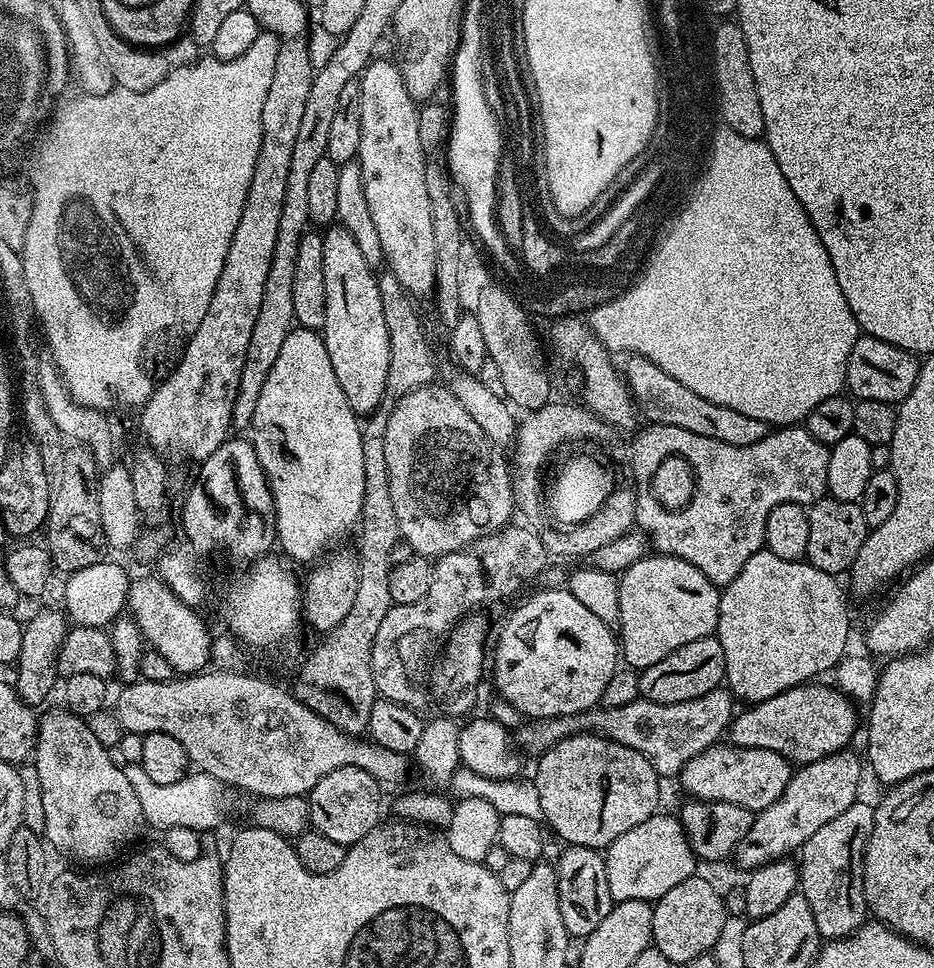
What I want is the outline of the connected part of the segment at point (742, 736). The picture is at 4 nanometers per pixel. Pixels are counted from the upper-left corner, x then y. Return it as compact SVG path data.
M824 682L799 684L760 704L745 707L745 712L737 711L730 725L731 743L738 748L774 750L796 766L845 751L856 732L857 705L831 683L820 683Z

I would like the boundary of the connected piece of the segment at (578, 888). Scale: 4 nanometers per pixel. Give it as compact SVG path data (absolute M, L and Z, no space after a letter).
M573 844L563 850L565 852L554 860L558 878L558 906L562 910L562 923L566 925L569 937L583 938L598 930L602 918L610 914L614 903L610 882L606 882L604 857L597 849Z

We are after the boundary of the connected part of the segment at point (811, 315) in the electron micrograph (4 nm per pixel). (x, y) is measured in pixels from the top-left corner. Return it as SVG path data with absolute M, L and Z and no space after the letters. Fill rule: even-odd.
M737 132L716 136L712 172L708 172L708 180L704 180L704 192L700 192L700 200L688 208L688 216L680 220L680 228L672 232L672 240L660 248L660 256L652 260L652 272L644 276L643 283L635 291L593 308L587 321L592 335L597 336L613 353L619 354L624 349L625 353L648 358L654 362L654 366L670 374L670 378L694 390L698 398L706 398L706 402L718 402L718 406L730 406L730 410L739 410L741 414L758 418L770 426L799 425L808 417L810 410L818 406L818 402L841 395L848 383L846 366L850 350L854 350L854 342L862 335L850 310L850 302L846 302L846 294L842 294L842 286L838 286L830 254L826 254L826 246L822 246L822 238L818 238L802 202L798 202L794 190L790 190L790 182L782 178L782 170L778 170L774 154L763 139L746 138Z

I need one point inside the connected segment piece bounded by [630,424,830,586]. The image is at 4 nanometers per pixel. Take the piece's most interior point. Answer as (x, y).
(725, 524)

